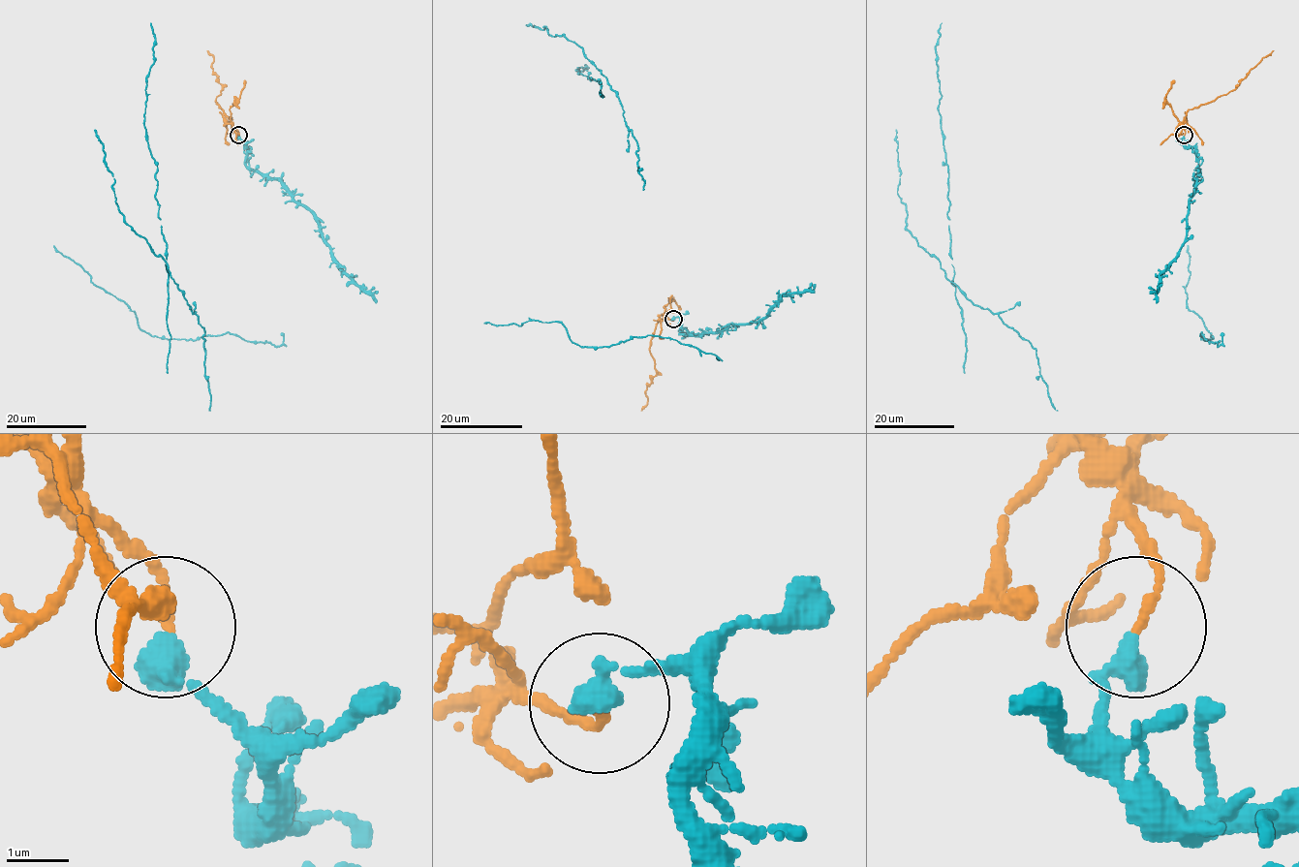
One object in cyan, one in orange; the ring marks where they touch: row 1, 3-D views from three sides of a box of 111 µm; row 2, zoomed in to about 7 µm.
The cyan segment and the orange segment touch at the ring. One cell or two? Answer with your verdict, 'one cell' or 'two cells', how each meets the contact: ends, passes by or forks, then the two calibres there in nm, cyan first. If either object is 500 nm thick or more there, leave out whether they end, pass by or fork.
two cells; cyan ends there; orange ends there; 440 nm thick on the cyan side, 140 nm on the other

